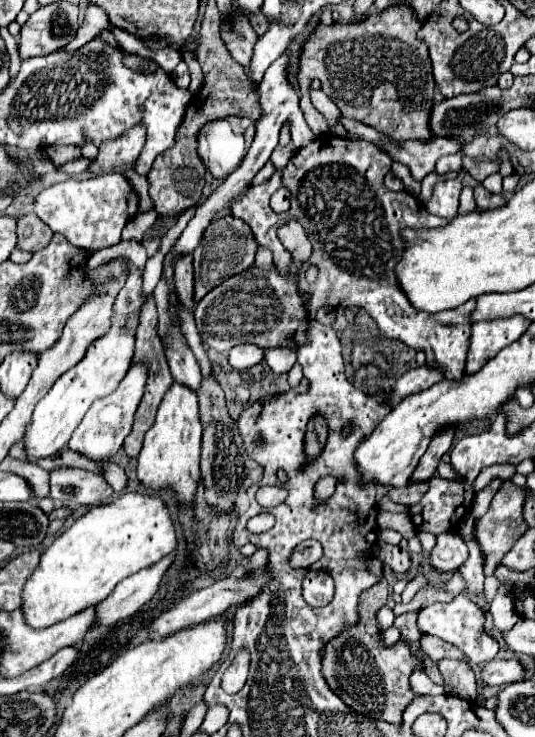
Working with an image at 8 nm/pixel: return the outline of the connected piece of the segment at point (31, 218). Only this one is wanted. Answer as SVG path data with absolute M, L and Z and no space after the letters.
M24 214L16 218L16 230L18 230L18 248L26 252L36 252L48 246L52 240L52 230L40 222L34 214Z

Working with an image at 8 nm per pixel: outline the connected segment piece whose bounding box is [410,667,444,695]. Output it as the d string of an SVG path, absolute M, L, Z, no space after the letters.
M420 667L412 673L410 685L414 692L427 692L427 695L441 695L444 693L444 687L432 682Z

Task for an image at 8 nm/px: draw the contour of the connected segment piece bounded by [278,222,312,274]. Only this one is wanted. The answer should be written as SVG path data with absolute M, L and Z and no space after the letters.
M288 222L278 230L280 242L284 248L292 254L292 274L312 256L312 244L304 232L304 228L298 222Z

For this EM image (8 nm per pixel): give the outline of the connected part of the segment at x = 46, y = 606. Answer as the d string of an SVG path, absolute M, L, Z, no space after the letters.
M126 492L114 502L98 508L90 508L82 518L74 522L62 536L58 536L52 546L40 556L40 564L28 578L22 590L22 614L30 628L48 628L60 620L66 620L90 606L100 604L120 580L160 562L176 546L176 532L170 520L166 504L156 494Z

